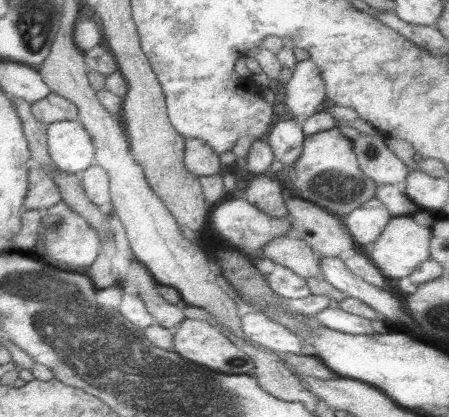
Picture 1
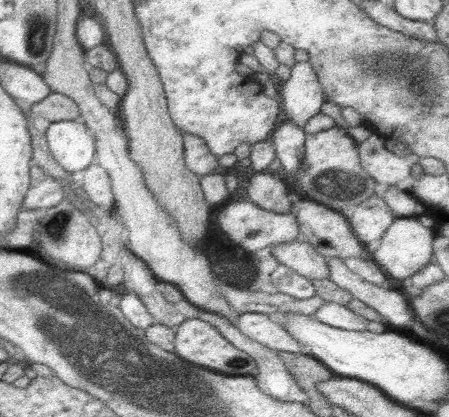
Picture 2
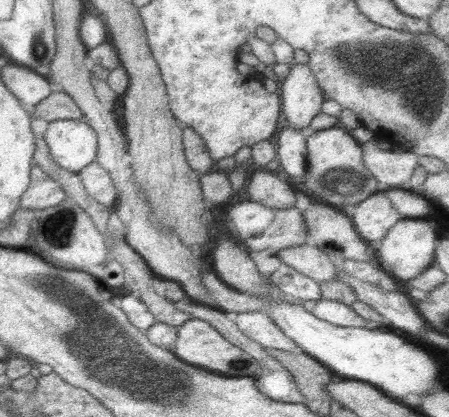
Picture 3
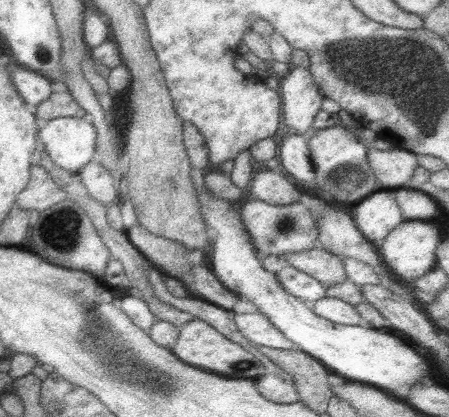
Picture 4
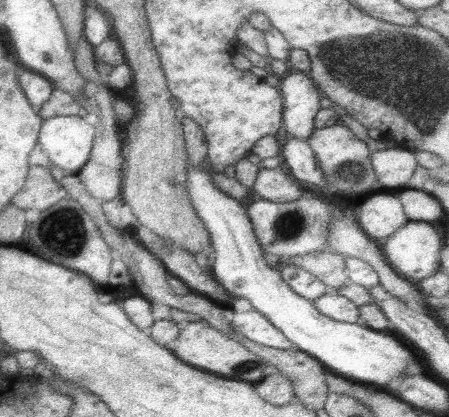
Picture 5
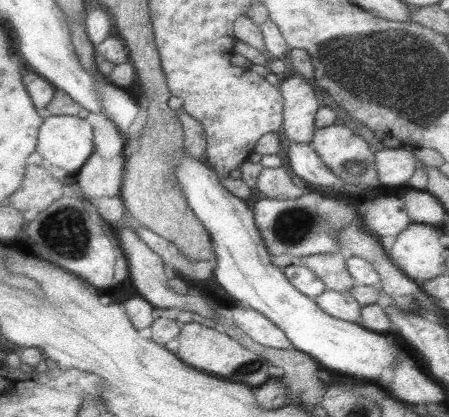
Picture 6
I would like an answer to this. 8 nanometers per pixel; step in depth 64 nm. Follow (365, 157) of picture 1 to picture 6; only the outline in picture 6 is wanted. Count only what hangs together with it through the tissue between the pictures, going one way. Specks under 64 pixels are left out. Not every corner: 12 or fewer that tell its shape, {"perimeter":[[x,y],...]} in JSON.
{"perimeter":[[405,146],[375,152],[383,188],[407,182],[417,158]]}

